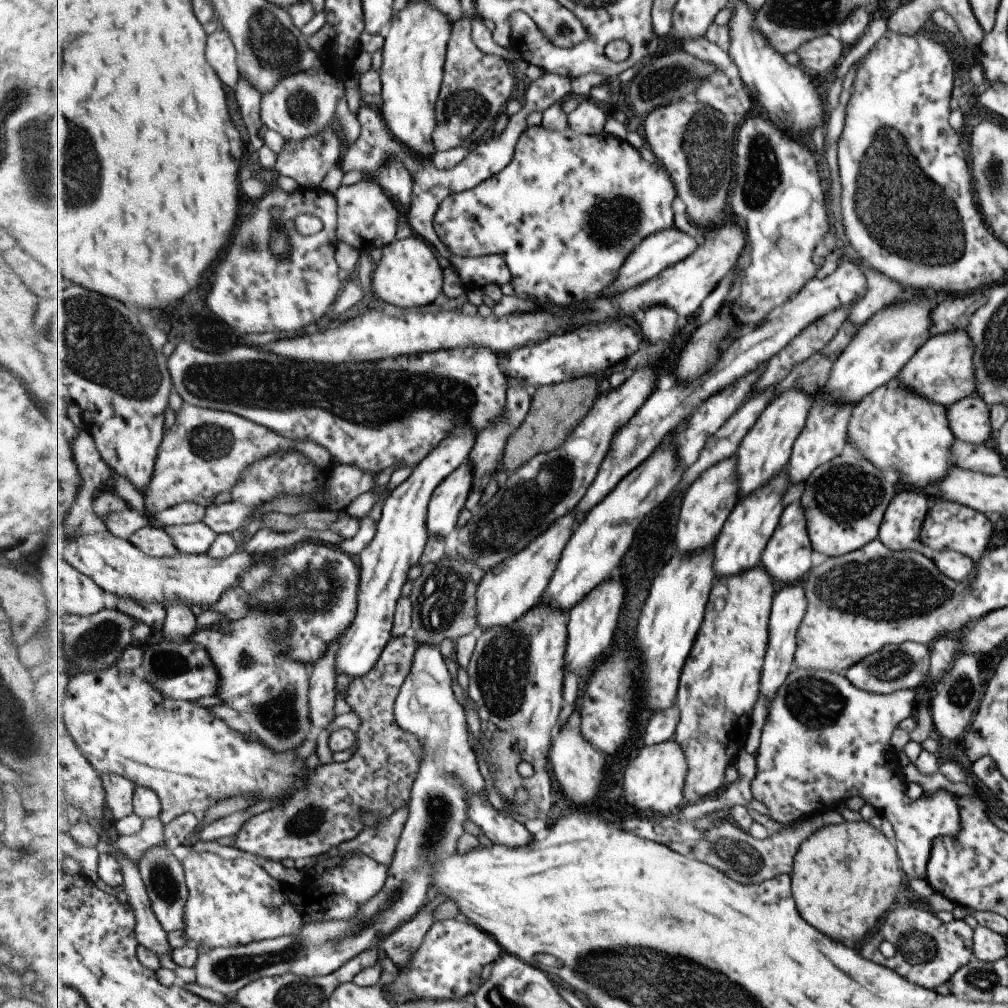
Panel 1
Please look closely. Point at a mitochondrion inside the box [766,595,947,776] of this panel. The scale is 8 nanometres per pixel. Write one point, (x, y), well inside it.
(815, 703)

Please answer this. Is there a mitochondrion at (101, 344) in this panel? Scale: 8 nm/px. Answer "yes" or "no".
yes

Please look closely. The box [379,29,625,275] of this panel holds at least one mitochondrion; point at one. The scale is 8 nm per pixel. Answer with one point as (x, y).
(460, 106)

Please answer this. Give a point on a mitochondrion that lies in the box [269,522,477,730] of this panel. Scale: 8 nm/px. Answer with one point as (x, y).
(317, 589)

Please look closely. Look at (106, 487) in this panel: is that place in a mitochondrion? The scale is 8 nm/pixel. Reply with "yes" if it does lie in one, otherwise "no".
no

